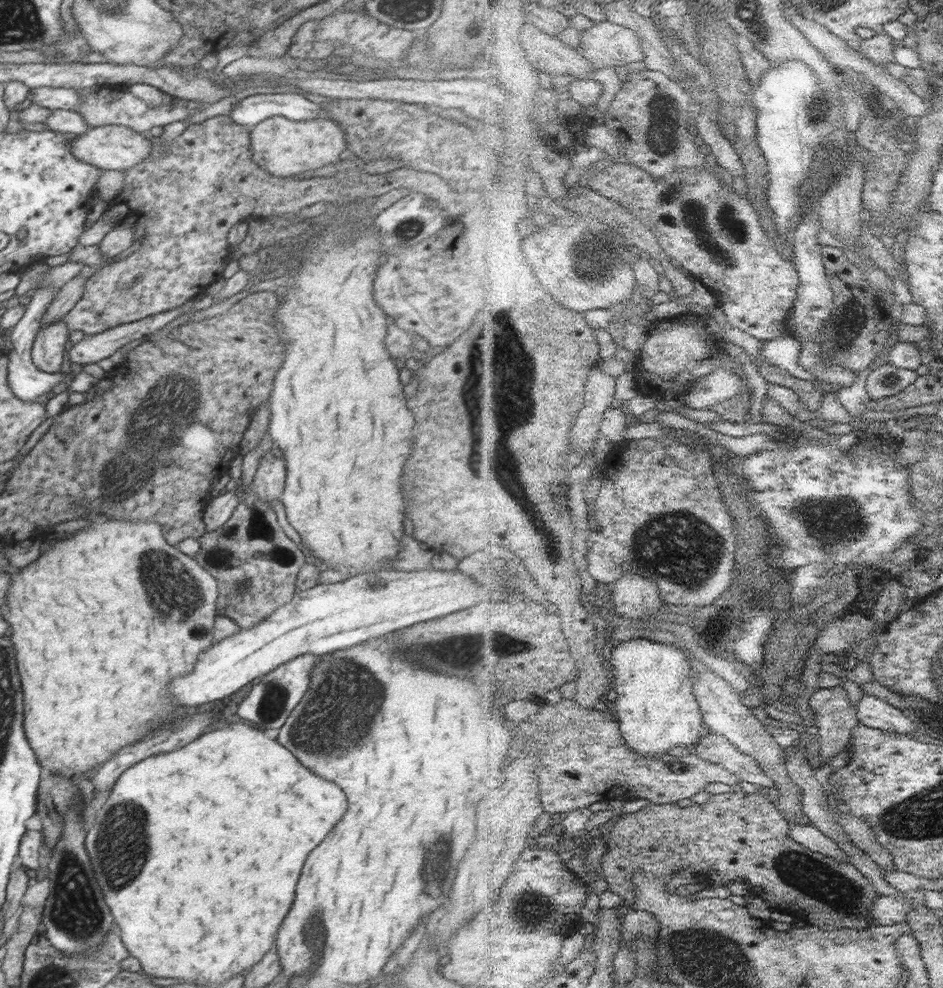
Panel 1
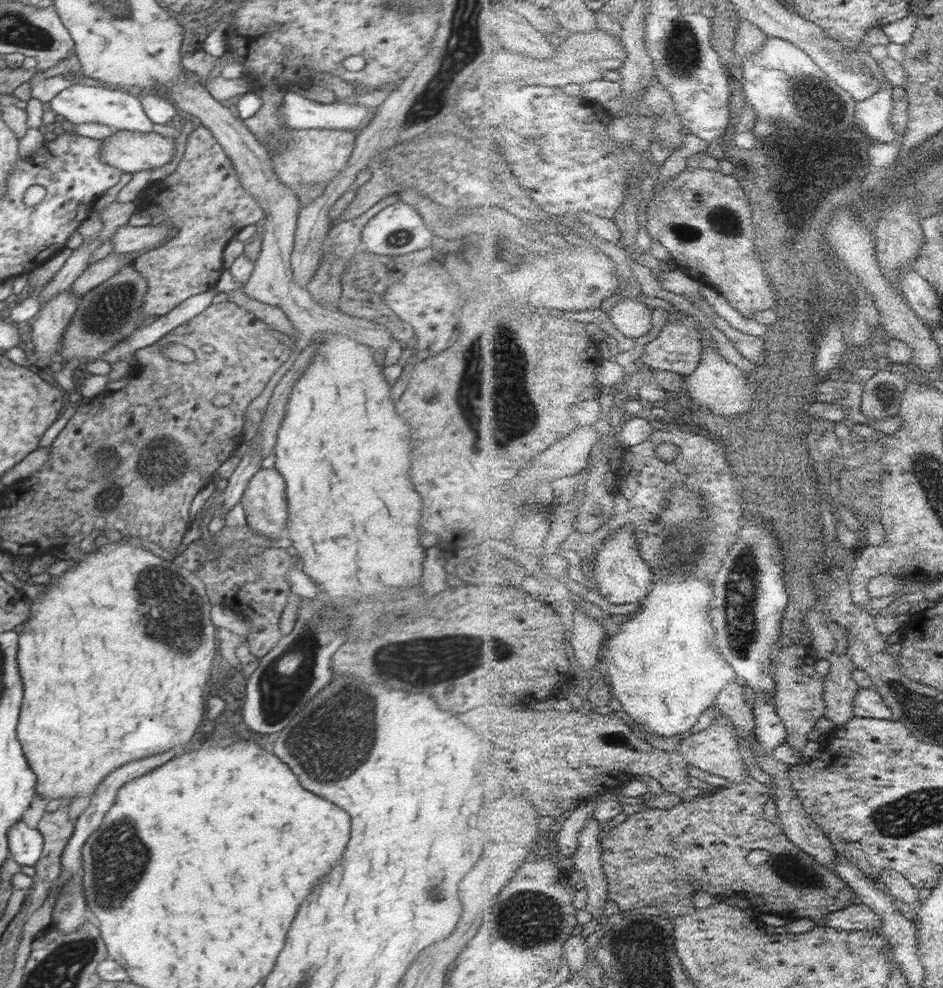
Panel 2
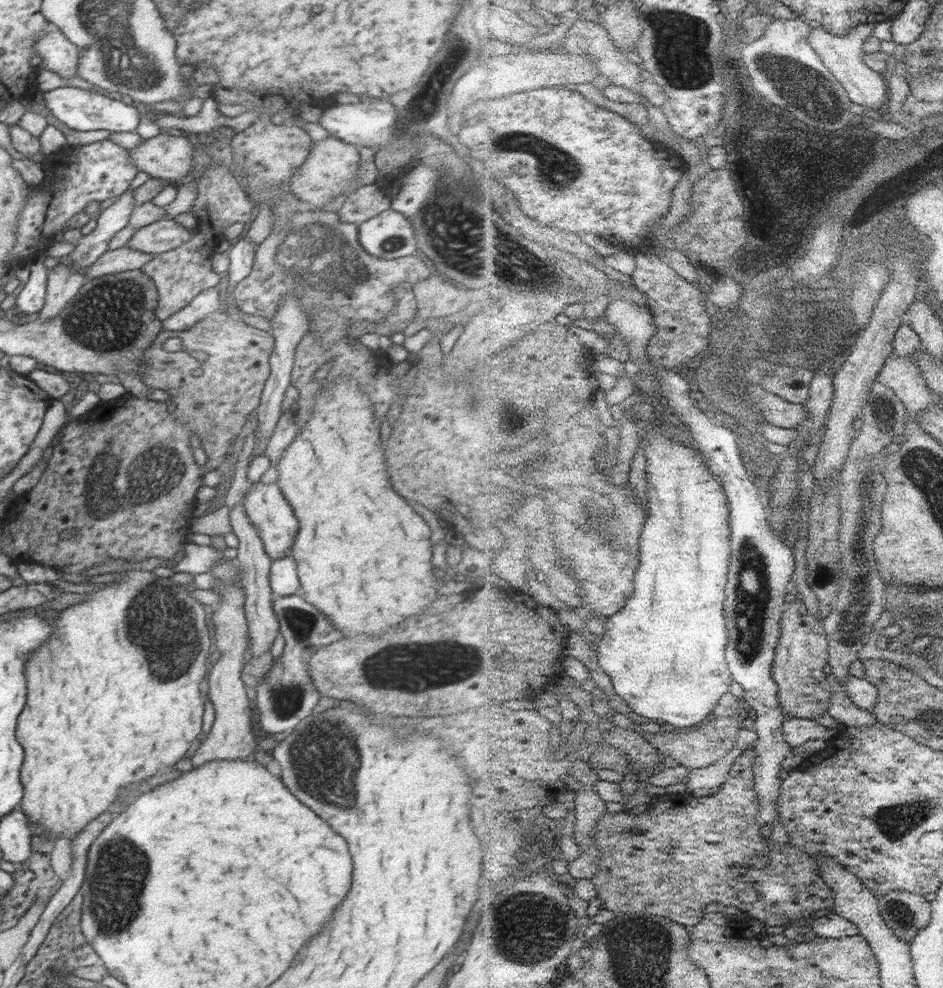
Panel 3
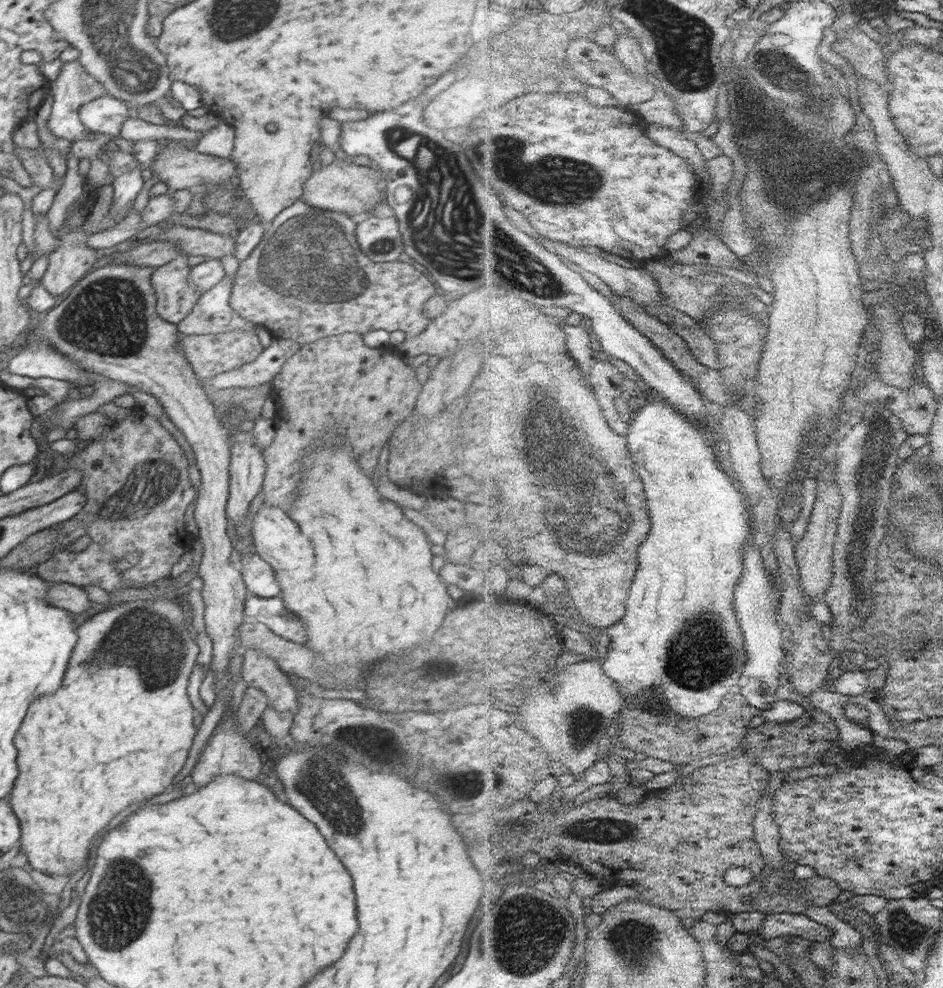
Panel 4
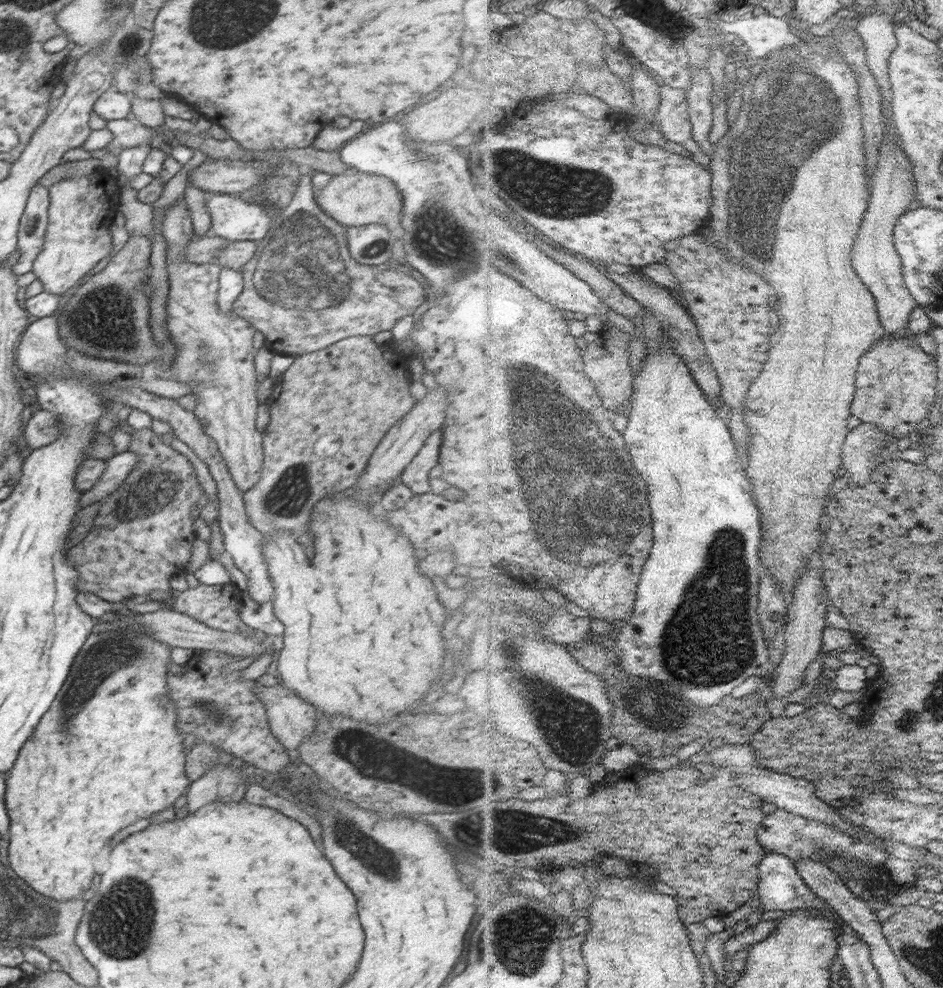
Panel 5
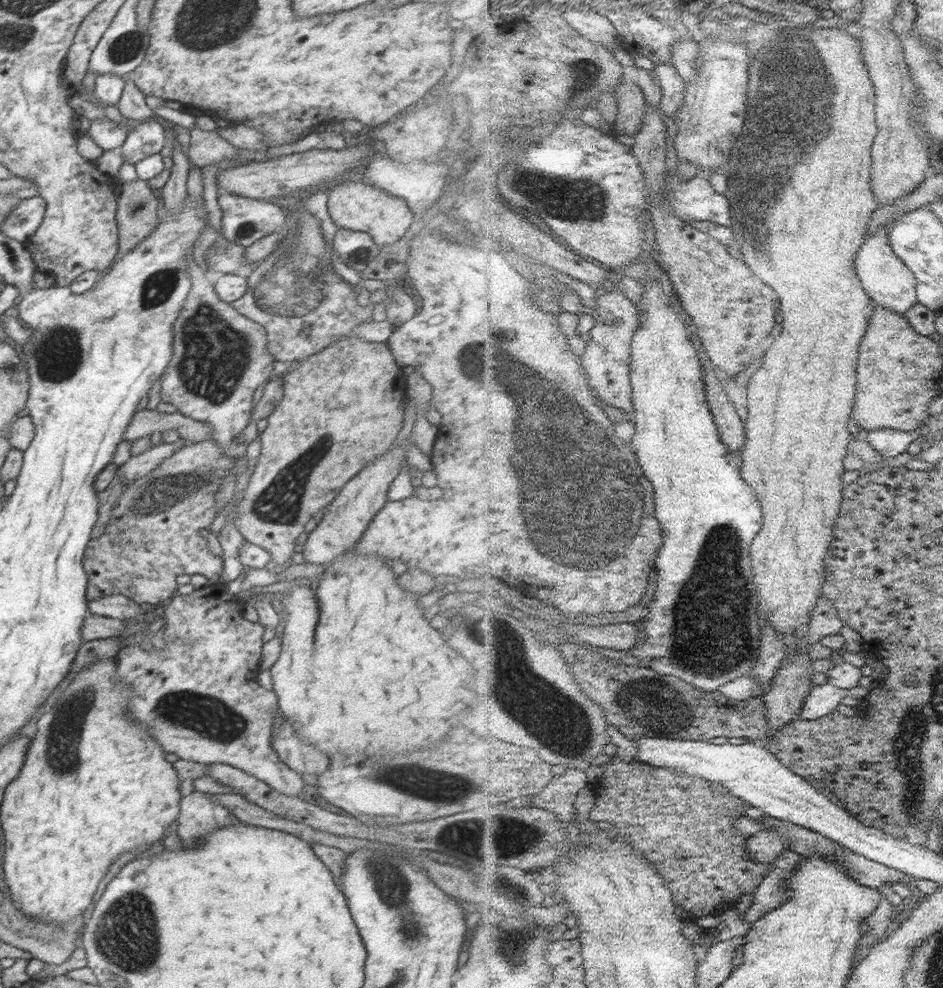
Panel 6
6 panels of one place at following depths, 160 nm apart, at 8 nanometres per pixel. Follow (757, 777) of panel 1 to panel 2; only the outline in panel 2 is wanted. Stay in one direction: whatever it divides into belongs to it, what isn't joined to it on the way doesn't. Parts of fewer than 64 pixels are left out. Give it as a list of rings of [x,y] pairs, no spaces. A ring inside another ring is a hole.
[[[724,717],[715,721],[709,728],[695,732],[692,736],[681,741],[678,751],[686,755],[688,762],[708,773],[723,776],[731,782],[744,782],[752,776],[748,764],[742,756],[742,750],[735,735],[735,720]]]

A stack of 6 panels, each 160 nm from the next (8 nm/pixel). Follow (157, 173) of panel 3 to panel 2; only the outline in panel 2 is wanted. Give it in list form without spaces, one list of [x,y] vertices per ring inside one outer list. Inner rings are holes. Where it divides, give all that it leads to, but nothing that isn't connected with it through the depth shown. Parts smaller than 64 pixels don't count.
[[[128,130],[114,131],[112,137],[102,140],[101,159],[110,166],[119,168],[124,173],[136,173],[150,168],[160,168],[174,158],[176,142],[172,138],[164,138],[154,132],[142,133]]]

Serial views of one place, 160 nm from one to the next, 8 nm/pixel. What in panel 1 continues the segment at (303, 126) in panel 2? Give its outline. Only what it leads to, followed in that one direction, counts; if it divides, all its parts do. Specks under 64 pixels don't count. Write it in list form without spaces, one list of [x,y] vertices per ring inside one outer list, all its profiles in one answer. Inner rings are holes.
[[[297,93],[254,94],[235,105],[229,117],[238,125],[252,128],[272,116],[294,121],[325,118],[325,107]]]

